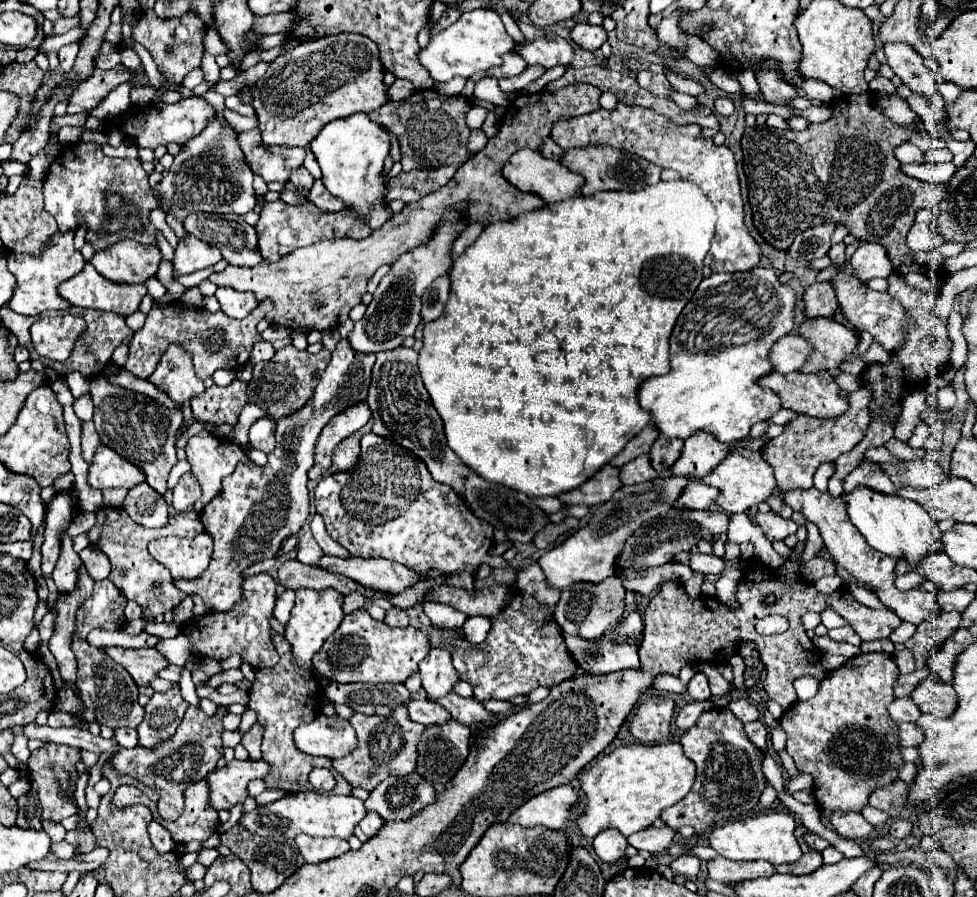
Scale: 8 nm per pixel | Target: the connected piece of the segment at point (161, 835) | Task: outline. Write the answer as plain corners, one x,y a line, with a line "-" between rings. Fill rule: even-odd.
149,822
147,832
149,832
149,836
151,836
153,846
155,846
161,854
165,854
165,852
173,852
175,842
173,842
173,838
169,836
169,832
167,832
159,822

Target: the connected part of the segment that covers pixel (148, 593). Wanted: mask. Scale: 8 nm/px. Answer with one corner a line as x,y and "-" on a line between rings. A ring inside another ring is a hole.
101,508
101,510
97,510
95,526
89,530
89,542
93,542
109,558
109,562
111,562
109,580
125,594
125,598
135,600
143,608
145,616
157,618
157,616
165,614
167,610
175,608
187,594
179,592
173,586
173,578
171,578
169,570
151,558
151,554
147,552
147,544
153,538
171,536
171,534
193,538
193,536
201,534
203,530
205,528
201,524
201,516
195,510
171,514
167,526
163,526
163,528
143,528
143,526
135,524
123,508
-
123,570
125,570
125,576
121,574

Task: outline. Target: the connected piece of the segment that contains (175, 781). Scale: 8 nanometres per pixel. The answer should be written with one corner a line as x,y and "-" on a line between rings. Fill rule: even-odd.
189,706
183,722
179,724
177,732
157,744
157,748
121,748
111,760
111,768
121,774
121,776
131,776
139,780
141,784
153,788
159,794
159,814
163,820
177,820
183,808
183,792
189,784
203,780
215,766
217,760
223,756
223,742
221,742
221,732
223,732
223,716
227,714
227,708
221,706
217,716
207,716
201,708

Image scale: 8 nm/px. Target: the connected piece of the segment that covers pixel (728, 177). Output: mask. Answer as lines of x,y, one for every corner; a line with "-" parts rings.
619,102
615,110
599,108
591,114
555,122
551,128
551,138
563,150
583,148
589,144
609,144
629,150
661,168
677,170
681,178
695,182
717,208
719,222
711,250
705,256
705,266
709,266
713,272
745,272
755,268
761,260
761,248
749,236
749,230
743,224
743,200
733,152
727,146
715,146
711,138
703,138
699,134
699,126
677,126
649,108
627,106

